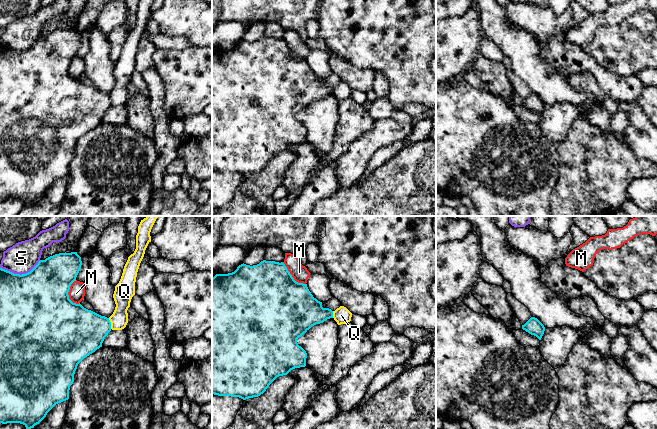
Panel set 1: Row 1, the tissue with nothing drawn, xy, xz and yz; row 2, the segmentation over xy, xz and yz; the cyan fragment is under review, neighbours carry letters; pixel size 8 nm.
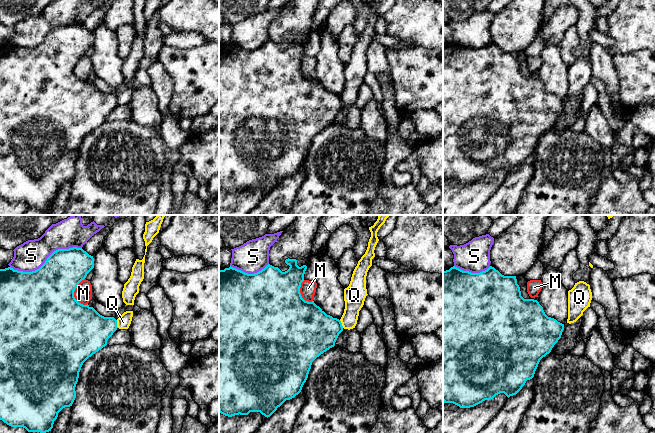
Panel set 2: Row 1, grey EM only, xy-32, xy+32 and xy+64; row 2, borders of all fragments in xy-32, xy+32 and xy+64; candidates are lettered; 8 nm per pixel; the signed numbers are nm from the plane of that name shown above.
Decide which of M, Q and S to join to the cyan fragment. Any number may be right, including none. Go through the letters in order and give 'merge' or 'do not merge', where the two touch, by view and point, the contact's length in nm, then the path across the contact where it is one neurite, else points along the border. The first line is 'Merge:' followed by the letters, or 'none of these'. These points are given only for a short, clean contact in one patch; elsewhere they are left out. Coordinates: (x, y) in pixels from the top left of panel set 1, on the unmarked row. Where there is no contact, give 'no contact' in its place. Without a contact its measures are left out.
Merge: none of these
M: do not merge; meets cyan in xy at (67, 69); contact 200 nm long
Q: do not merge; meets cyan in xy at (110, 99); contact 90 nm long; border along xy (108, 94), (111, 104)
S: do not merge; meets cyan in xy at (19, 50); contact 340 nm long

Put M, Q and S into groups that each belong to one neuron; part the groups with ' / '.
M / Q / S

